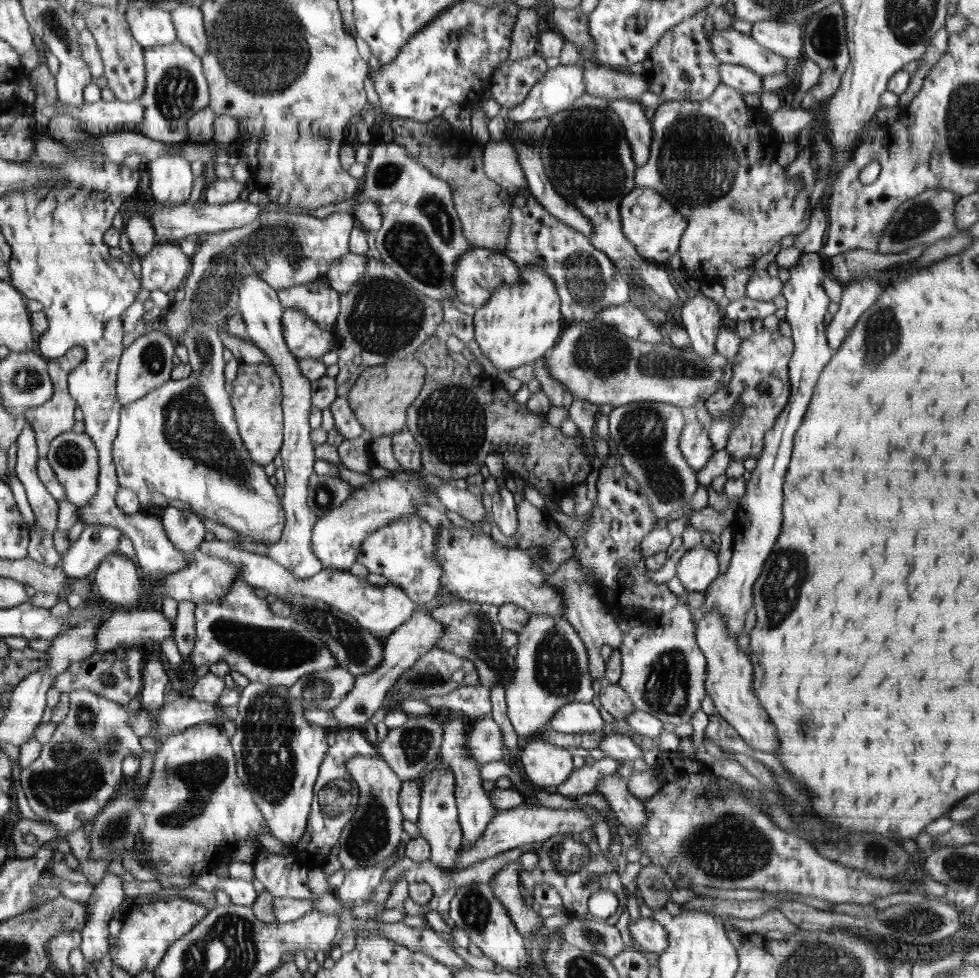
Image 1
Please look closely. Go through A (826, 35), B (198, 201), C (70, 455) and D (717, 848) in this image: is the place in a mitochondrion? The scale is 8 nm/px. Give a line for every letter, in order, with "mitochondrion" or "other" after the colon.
A: mitochondrion
B: other
C: mitochondrion
D: mitochondrion

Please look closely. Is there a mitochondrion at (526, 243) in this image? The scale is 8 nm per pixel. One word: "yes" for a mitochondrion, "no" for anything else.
no

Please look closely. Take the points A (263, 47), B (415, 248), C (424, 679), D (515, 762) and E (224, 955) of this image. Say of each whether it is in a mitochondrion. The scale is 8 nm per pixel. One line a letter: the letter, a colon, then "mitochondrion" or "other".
A: mitochondrion
B: mitochondrion
C: mitochondrion
D: other
E: mitochondrion

